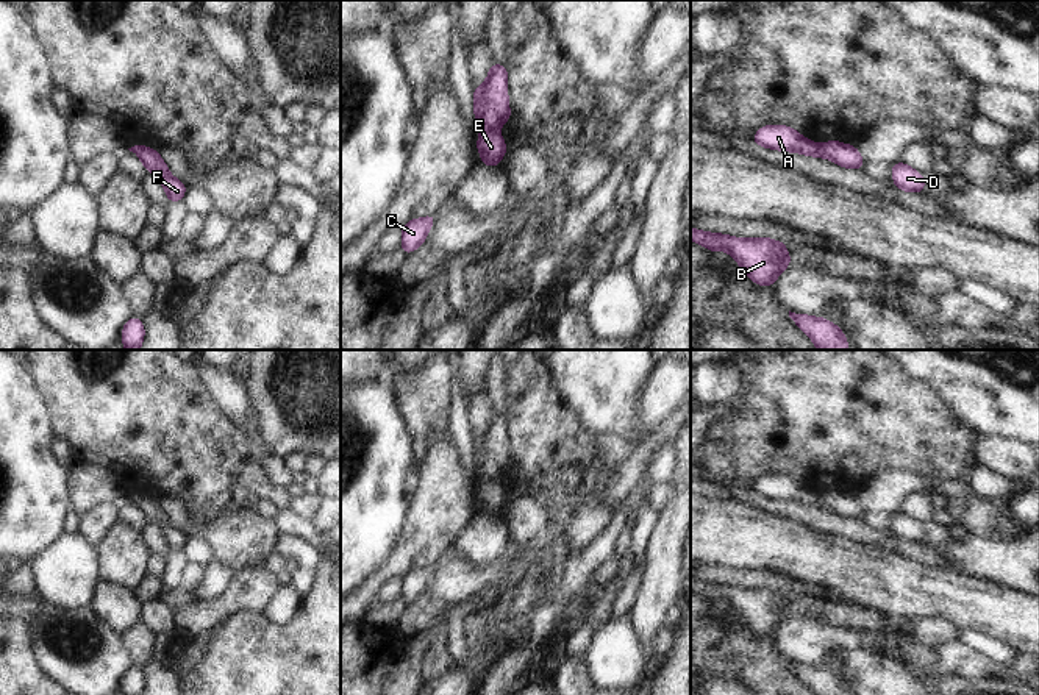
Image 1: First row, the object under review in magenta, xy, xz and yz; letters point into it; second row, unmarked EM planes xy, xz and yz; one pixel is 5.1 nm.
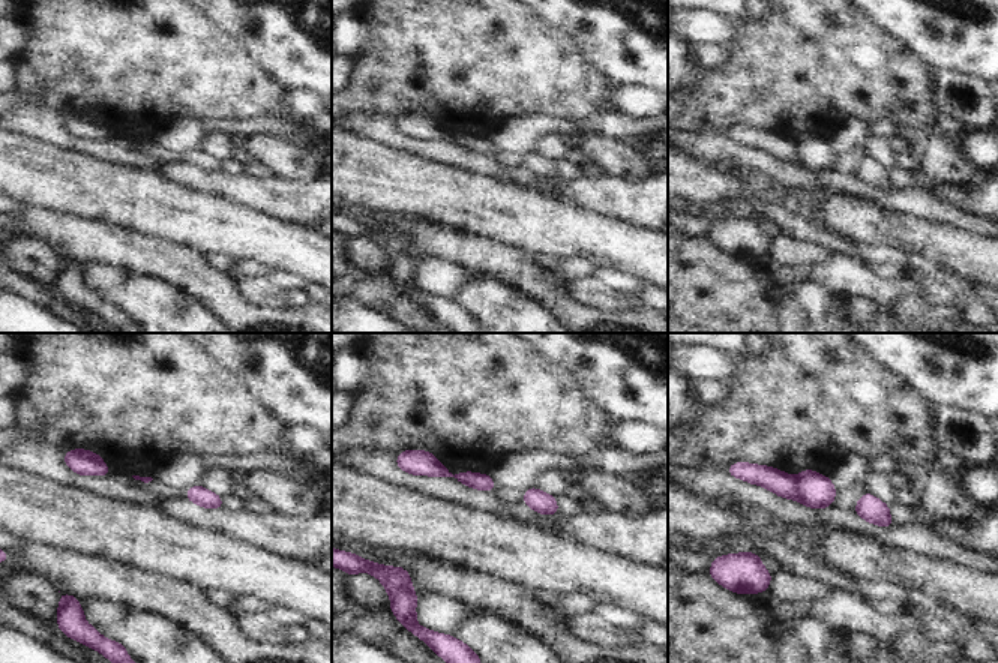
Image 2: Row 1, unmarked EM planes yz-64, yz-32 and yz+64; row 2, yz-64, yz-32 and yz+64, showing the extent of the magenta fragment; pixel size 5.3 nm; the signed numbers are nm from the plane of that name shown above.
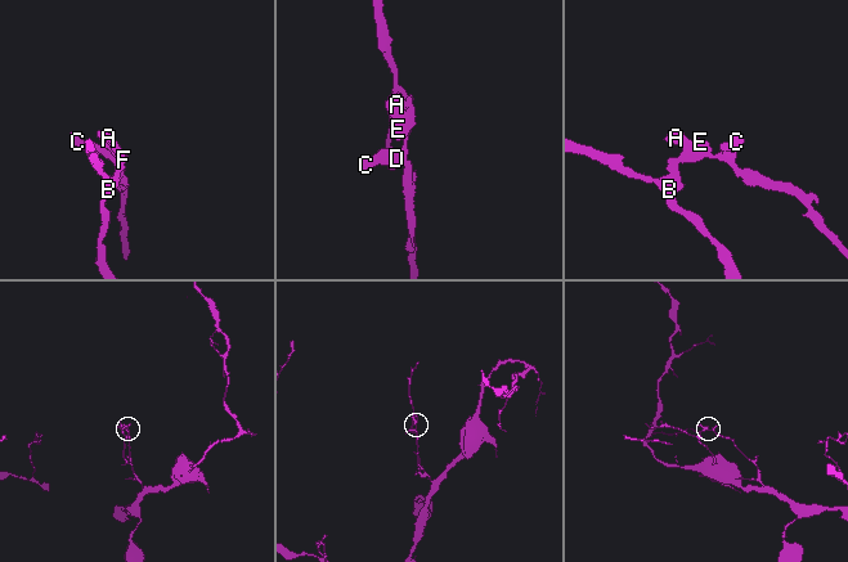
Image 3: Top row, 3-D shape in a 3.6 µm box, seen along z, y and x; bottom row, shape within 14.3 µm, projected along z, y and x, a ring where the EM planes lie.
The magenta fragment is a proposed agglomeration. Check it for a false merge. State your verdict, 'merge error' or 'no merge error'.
merge error

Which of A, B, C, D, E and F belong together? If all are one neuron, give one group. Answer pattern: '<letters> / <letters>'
A B F / C D E

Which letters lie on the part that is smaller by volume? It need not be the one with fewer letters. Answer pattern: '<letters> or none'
A, B, F

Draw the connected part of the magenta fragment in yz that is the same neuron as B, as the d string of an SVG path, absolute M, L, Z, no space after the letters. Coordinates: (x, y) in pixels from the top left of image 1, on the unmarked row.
M691 578L691 589L711 601L728 601L737 611L741 620L759 636L775 636L778 625L791 614L791 603L784 592L769 587L739 589Z

